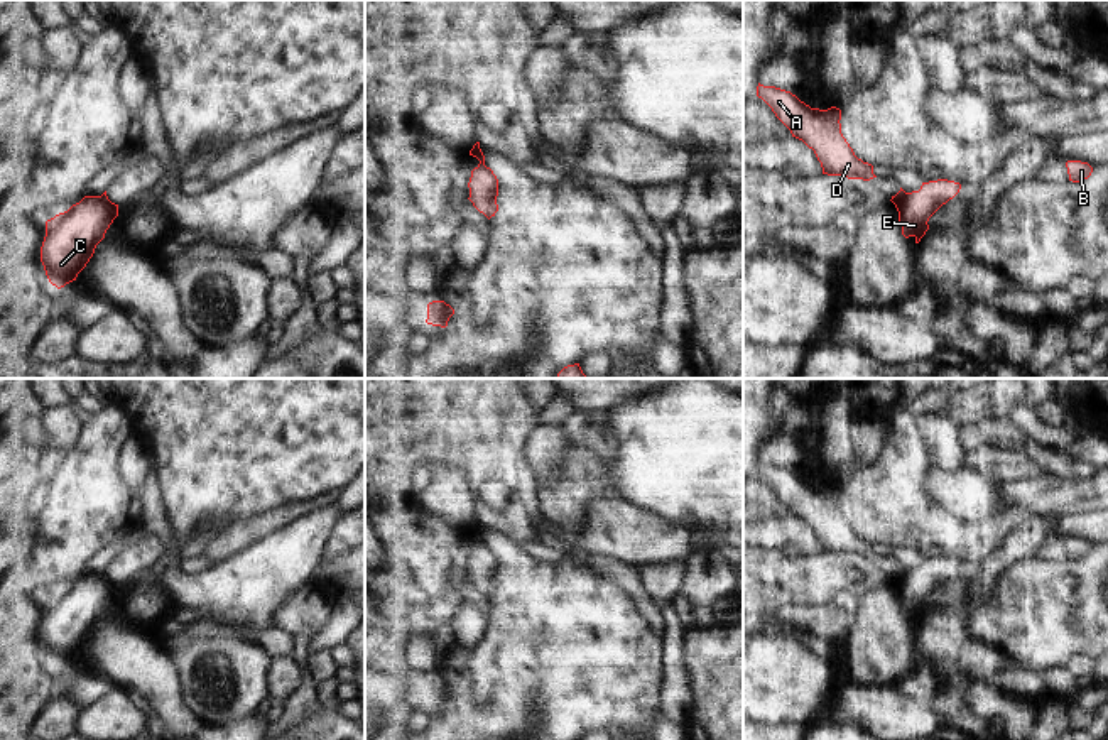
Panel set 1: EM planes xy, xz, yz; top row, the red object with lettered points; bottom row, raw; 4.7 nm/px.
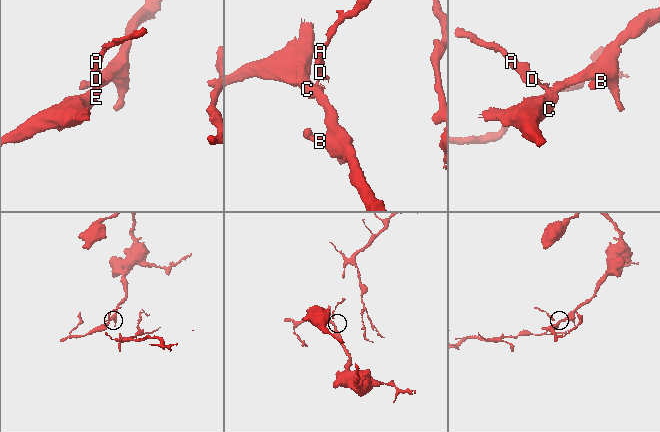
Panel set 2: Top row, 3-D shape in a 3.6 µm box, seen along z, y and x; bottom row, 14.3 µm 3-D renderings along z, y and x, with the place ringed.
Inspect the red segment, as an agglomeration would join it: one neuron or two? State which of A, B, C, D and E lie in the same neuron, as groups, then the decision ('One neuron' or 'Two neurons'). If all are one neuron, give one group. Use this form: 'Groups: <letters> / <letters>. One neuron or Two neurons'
Groups: A D / B C E. Two neurons

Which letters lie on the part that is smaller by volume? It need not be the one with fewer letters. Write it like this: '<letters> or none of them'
A, D

